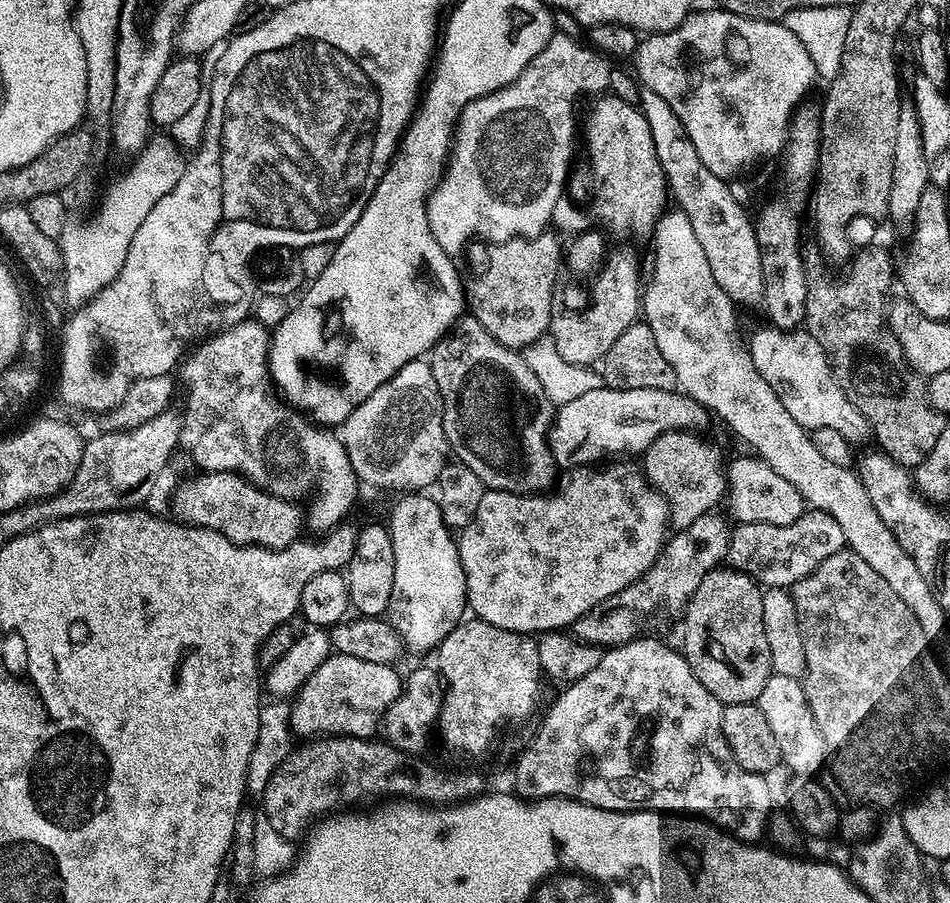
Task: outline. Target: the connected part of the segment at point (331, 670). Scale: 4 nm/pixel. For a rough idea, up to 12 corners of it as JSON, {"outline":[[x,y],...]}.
{"outline":[[328,655],[291,701],[300,738],[371,737],[391,663]]}

